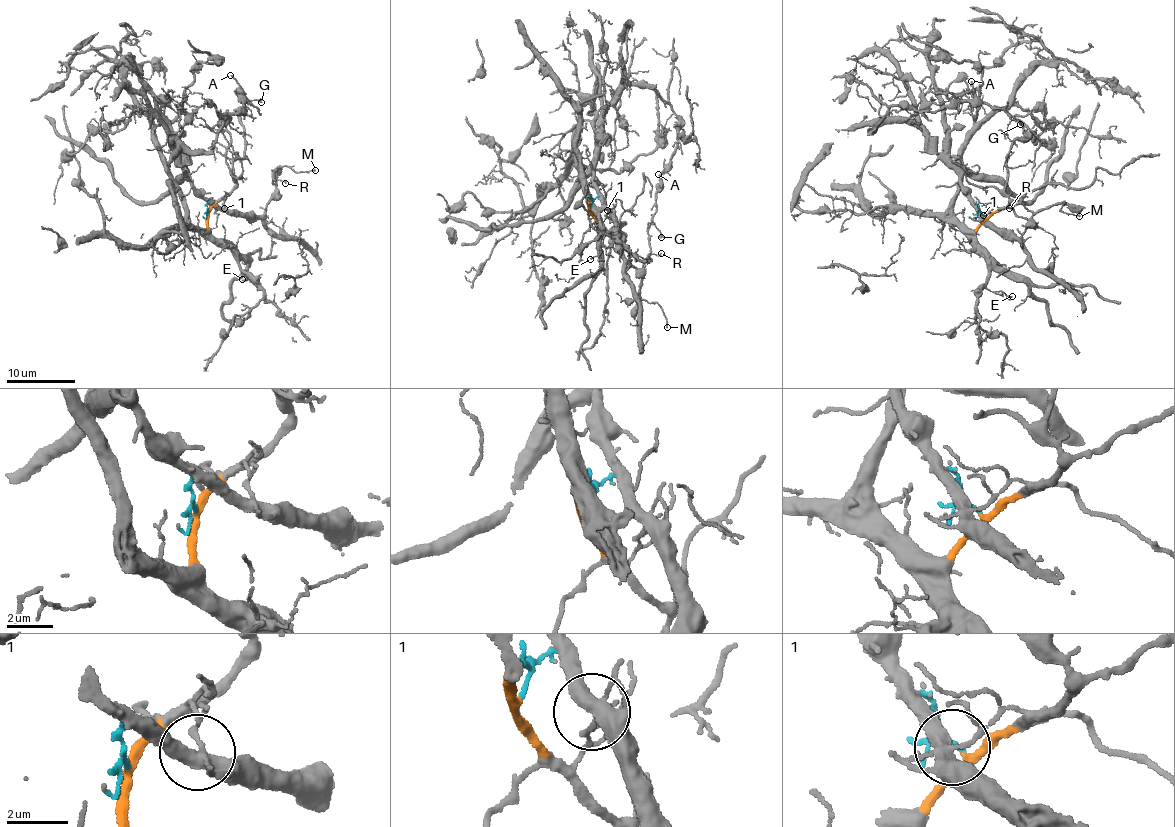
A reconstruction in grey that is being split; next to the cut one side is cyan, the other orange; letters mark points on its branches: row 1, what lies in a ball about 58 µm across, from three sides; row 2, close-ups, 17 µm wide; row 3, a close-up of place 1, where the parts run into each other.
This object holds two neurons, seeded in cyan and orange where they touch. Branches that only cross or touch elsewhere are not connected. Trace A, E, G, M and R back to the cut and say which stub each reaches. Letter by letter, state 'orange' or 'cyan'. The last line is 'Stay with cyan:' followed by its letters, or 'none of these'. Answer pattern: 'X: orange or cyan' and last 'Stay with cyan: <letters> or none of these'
A: cyan
E: orange
G: cyan
M: cyan
R: cyan
Stay with cyan: A, G, M, R

